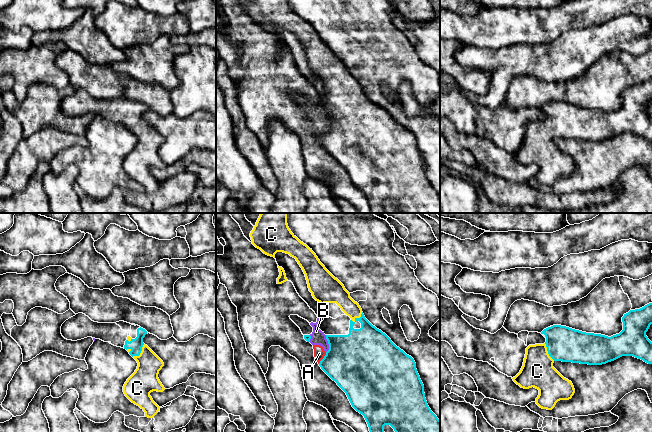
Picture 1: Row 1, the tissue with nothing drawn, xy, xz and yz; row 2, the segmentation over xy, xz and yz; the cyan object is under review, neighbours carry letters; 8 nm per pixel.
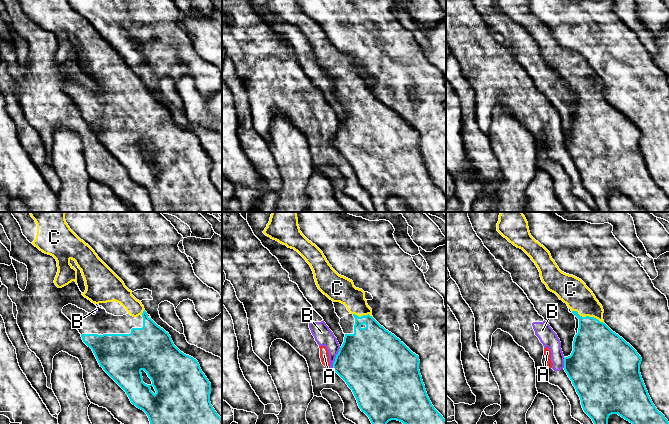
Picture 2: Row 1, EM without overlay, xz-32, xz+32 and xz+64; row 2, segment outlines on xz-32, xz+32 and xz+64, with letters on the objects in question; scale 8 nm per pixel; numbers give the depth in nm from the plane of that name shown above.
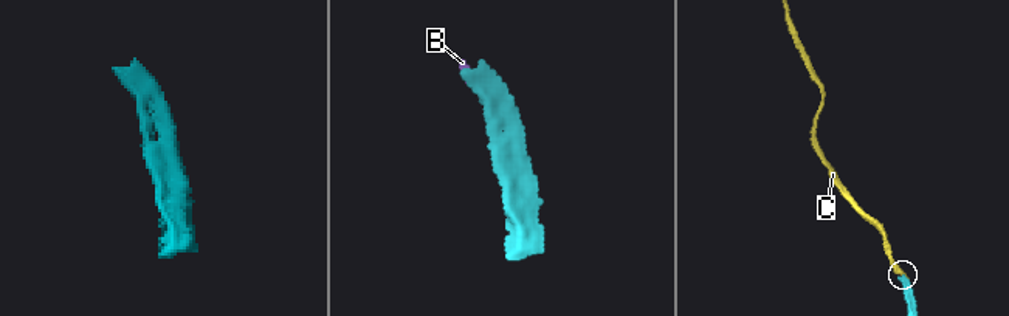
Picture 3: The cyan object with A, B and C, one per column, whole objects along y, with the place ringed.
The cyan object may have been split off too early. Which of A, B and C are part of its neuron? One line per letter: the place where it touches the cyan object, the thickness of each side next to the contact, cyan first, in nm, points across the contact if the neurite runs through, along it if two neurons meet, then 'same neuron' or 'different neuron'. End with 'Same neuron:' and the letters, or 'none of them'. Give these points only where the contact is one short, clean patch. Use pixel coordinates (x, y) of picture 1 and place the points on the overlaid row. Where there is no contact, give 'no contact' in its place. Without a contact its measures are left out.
A: meets cyan in xz at (323, 358); 440 nm thick on the cyan side, 90 nm on the other; border along xz (326, 352), (318, 363); different neuron
B: meets cyan in xz at (328, 343); 440 nm thick on the cyan side, 120 nm on the other; border along xz (325, 335), (328, 341), (328, 350), (326, 352); different neuron
C: meets cyan in xy at (140, 352); 100 nm thick on the cyan side, 220 nm on the other; same neuron
Same neuron: C

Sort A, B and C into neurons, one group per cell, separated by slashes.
A B / C

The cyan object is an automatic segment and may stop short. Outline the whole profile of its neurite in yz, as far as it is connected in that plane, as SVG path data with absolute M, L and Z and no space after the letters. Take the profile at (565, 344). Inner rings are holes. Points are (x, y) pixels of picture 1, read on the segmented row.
M652 303L640 309L630 310L622 317L623 330L611 337L586 333L566 326L553 325L544 329L541 334L546 337L544 344L529 345L520 372L513 381L521 388L536 388L539 395L536 404L547 410L552 410L560 400L569 400L575 393L571 381L564 378L554 367L555 361L572 362L588 365L602 365L622 356L633 356L648 364L652 364L652 342L646 336L652 324Z

